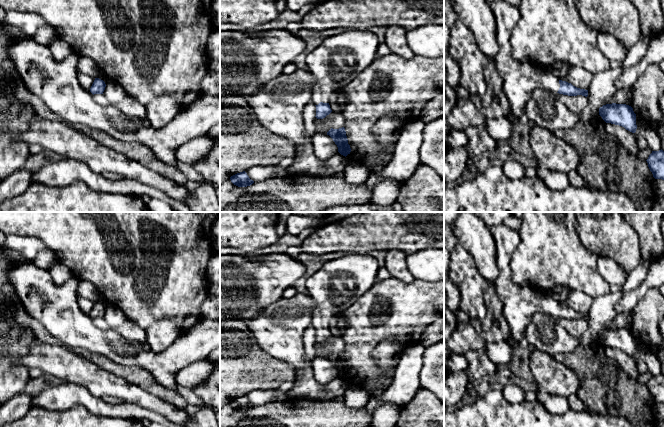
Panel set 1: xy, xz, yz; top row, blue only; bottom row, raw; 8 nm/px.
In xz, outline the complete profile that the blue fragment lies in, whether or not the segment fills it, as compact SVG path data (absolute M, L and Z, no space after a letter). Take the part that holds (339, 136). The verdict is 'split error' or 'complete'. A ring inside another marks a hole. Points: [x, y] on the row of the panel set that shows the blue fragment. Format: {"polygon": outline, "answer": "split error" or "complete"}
{"polygon": "M331 128L328 132L327 135L329 135L335 144L338 147L338 152L343 155L347 156L351 152L350 145L348 144L348 139L346 136L346 131L345 128L339 128L339 129L333 129Z", "answer": "complete"}

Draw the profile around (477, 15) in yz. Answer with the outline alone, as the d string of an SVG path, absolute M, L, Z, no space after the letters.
M453 0L452 9L473 33L481 52L492 60L498 53L496 24L485 0Z

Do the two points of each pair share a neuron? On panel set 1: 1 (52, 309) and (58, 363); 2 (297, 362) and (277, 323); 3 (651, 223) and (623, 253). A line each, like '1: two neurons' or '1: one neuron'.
1: two neurons
2: one neuron
3: two neurons

